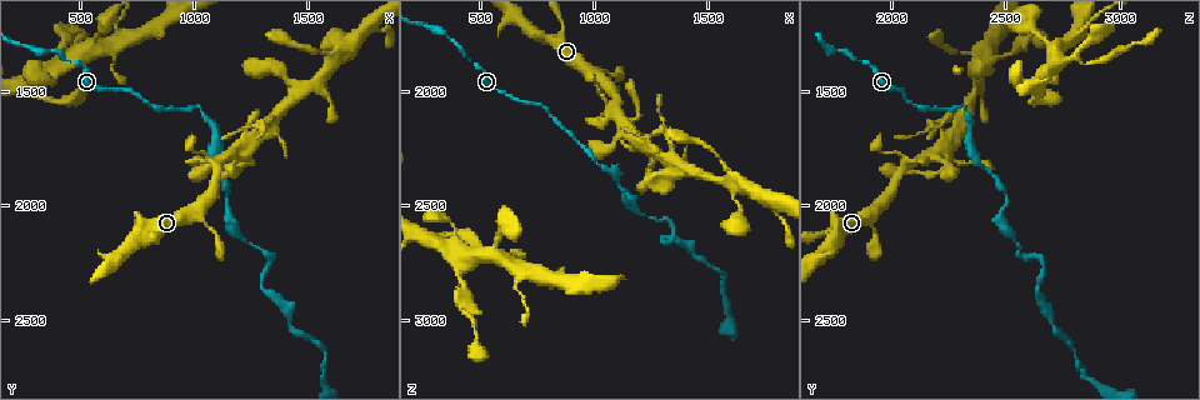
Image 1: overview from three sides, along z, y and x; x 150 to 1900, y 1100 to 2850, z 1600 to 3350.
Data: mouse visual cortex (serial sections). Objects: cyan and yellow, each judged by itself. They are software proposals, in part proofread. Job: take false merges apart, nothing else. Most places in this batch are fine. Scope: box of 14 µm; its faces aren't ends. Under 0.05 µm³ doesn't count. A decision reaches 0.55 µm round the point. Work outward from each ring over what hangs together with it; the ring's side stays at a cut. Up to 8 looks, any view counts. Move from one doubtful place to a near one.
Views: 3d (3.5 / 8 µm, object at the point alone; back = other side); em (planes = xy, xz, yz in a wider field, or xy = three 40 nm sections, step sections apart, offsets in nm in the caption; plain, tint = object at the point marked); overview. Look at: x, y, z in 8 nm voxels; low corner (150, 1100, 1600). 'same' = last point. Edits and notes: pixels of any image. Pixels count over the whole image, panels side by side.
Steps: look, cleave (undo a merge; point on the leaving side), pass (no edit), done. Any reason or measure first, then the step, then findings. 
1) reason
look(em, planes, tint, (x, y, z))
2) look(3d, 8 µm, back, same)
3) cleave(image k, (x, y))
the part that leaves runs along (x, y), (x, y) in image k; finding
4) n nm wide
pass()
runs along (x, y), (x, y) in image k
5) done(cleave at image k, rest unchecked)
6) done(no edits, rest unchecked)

narrows sharply
look(3d, 8 µm, (1230, 1670, 2220))

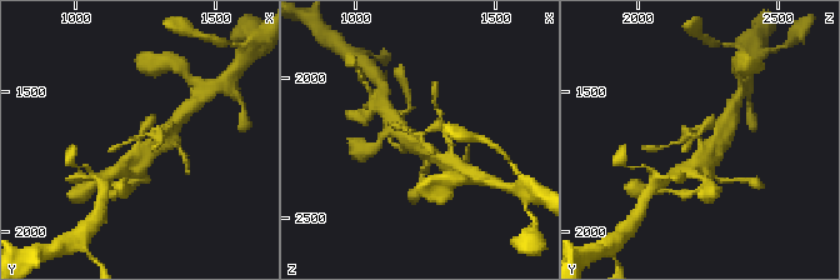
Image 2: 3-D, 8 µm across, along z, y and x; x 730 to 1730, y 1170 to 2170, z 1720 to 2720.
look(3d, 3.5 µm, (1240, 1660, 2210))

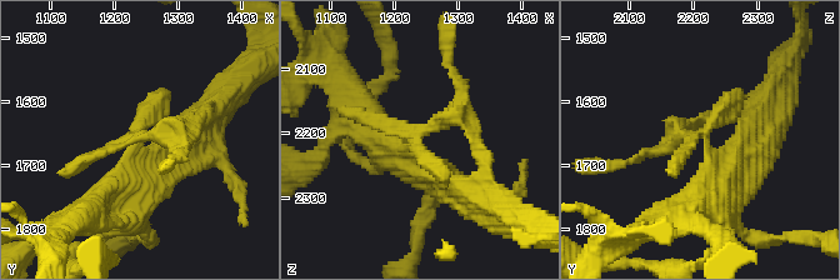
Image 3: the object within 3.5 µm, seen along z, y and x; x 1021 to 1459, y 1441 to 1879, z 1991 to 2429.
cleave(image 3, (436, 123))
the part that leaves runs along (415, 154), (419, 135), (461, 103), (454, 74) in image 3; two cells meet here

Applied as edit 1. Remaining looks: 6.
look(3d, 3.5 µm, (1120, 1860, 2210))

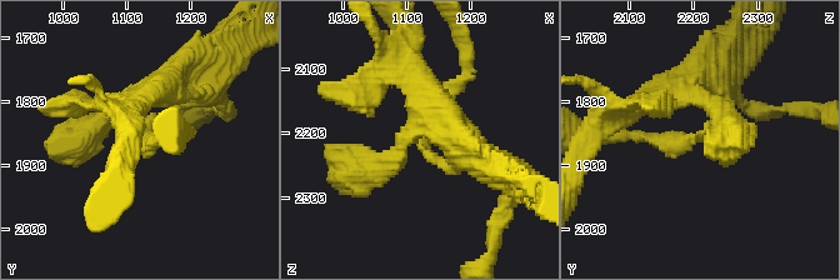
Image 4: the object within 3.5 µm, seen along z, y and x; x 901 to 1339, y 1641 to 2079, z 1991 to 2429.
arms of 150, 250 nm; need the tissue
look(em, xy, step 3, tint, (1125, 1850, 2210))

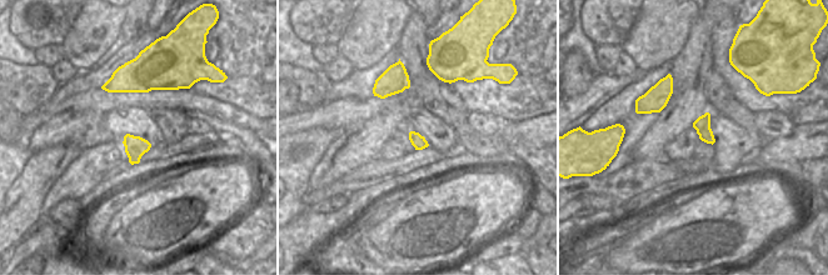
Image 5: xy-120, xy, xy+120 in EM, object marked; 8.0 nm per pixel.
110 nm wide
pass()
runs along (708, 78), (724, 120), (681, 143), (634, 135) in image 4; one cell here

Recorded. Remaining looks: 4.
abrupt turn
look(3d, 3.5 µm, (1040, 1580, 2320))

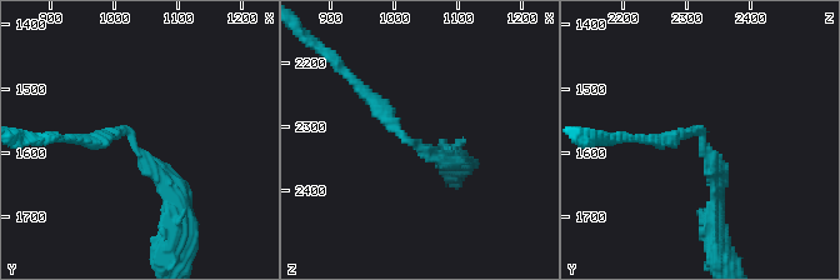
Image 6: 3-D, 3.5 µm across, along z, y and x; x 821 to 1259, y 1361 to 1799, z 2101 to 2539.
arms of 150, 200 nm
cleave(image 6, (710, 174))
the part that leaves runs along (701, 138), (714, 169), (718, 245) in image 6; two cells meet here

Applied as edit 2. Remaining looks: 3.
done(cleave at image 3, cleave at image 6, rest unchecked)

